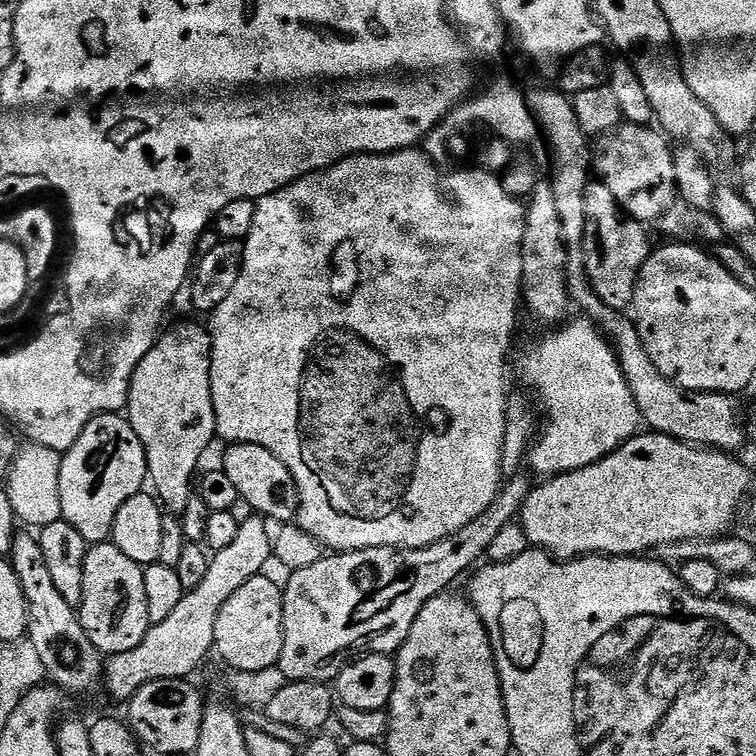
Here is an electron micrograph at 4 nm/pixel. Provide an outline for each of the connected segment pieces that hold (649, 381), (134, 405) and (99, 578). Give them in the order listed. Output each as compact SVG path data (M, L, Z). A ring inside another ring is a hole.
M559 87L553 88L532 88L527 89L528 109L532 111L536 118L539 131L542 136L548 139L548 148L552 151L552 177L550 183L554 190L554 198L557 199L558 218L562 218L562 238L568 247L568 294L573 305L581 308L583 315L591 320L605 336L608 343L616 352L616 357L620 363L622 374L630 386L630 394L634 394L634 402L640 411L640 419L645 425L648 424L653 433L669 436L675 440L680 440L683 444L691 444L709 450L719 450L729 454L739 453L739 448L743 446L744 439L750 436L748 431L749 413L744 413L744 404L741 397L727 392L687 392L680 388L670 378L666 378L650 362L650 354L646 354L646 346L642 346L642 338L636 329L635 319L628 320L623 311L606 306L602 298L598 298L596 291L592 289L592 284L588 281L588 271L586 270L586 258L584 257L584 235L586 234L586 186L590 182L590 177L594 172L594 148L590 143L588 133L582 130L578 120L578 114L574 112L571 99Z
M180 324L163 333L155 346L138 362L132 375L128 391L126 419L138 434L146 450L146 466L151 491L160 501L163 511L168 514L183 514L194 495L196 467L208 452L212 440L217 439L214 398L210 390L210 366L212 365L212 337L209 329L200 324Z
M114 543L91 545L82 570L82 602L78 615L90 642L101 654L113 656L134 650L146 638L150 627L144 568L126 558Z

